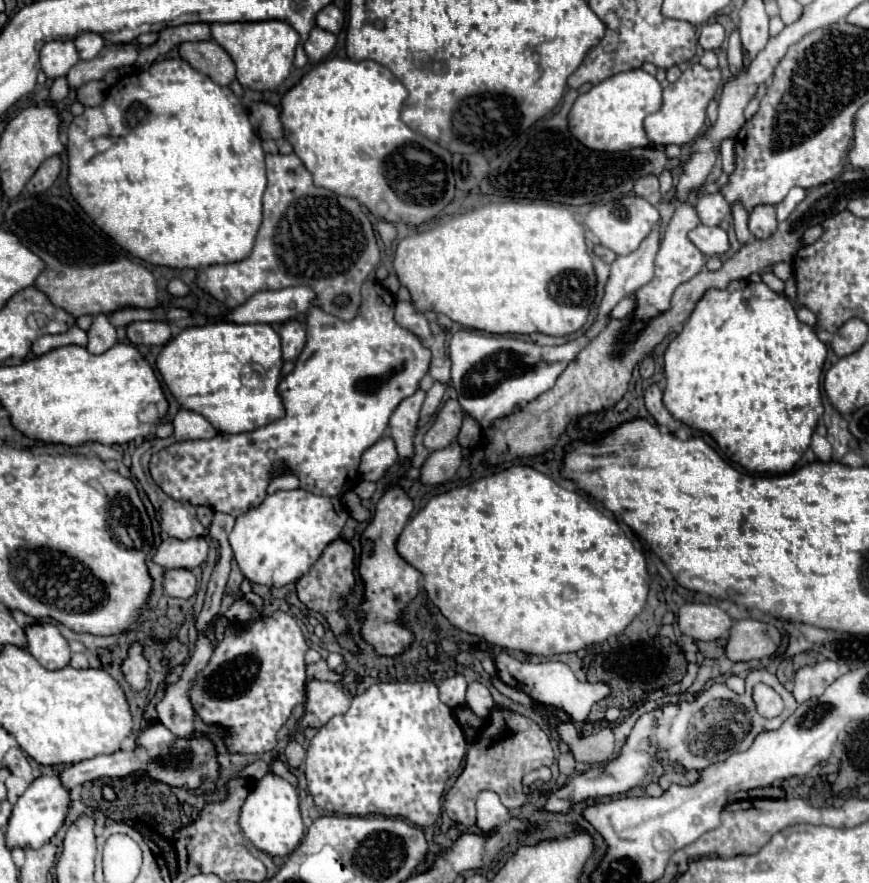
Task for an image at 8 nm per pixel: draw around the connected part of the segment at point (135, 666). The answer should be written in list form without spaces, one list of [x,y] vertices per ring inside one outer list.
[[[134,643],[128,651],[128,657],[126,661],[122,663],[122,671],[124,671],[124,677],[126,681],[136,689],[144,689],[146,687],[146,681],[148,681],[148,661],[144,657],[144,649],[140,643]]]

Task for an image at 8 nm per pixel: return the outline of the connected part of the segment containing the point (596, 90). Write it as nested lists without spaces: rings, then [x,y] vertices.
[[[642,69],[618,73],[578,95],[574,109],[568,113],[568,129],[584,147],[594,151],[628,151],[630,147],[650,147],[644,133],[644,117],[658,111],[660,105],[662,87],[656,77]]]

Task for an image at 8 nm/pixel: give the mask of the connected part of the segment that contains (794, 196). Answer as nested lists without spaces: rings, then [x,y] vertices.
[[[794,187],[794,189],[784,197],[784,201],[782,201],[780,205],[776,205],[776,217],[778,217],[778,221],[788,219],[788,215],[796,209],[796,205],[804,199],[804,195],[806,195],[806,191],[804,191],[804,189]]]

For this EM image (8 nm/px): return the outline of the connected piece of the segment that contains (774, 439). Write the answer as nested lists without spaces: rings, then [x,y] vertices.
[[[734,281],[730,283],[730,287],[726,287],[724,291],[718,289],[710,289],[696,305],[696,309],[692,311],[690,319],[684,323],[682,333],[678,333],[678,337],[668,345],[666,355],[664,355],[664,375],[666,375],[666,387],[664,387],[664,405],[670,411],[670,415],[682,423],[686,423],[692,429],[704,431],[708,435],[712,435],[712,439],[718,443],[718,447],[722,449],[722,453],[742,465],[748,471],[756,471],[756,473],[788,473],[792,471],[792,467],[796,465],[796,461],[804,455],[804,451],[810,445],[810,437],[816,429],[818,419],[822,417],[822,399],[820,399],[820,375],[822,375],[822,367],[824,367],[824,359],[826,359],[826,345],[816,337],[814,329],[802,321],[798,321],[796,311],[792,307],[792,303],[780,295],[774,293],[772,289],[768,289],[764,283],[752,283],[752,281]]]

